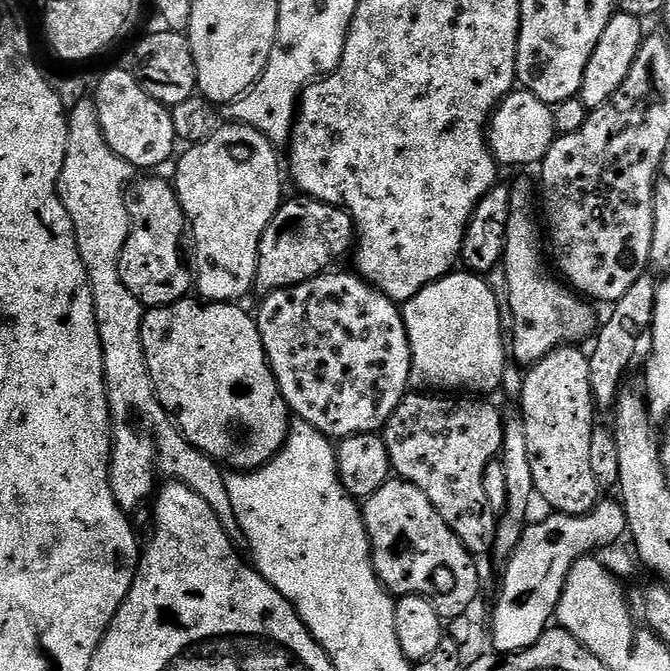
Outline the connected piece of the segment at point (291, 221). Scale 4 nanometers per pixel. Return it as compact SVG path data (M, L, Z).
M297 195L297 200L285 199L280 209L270 218L270 226L262 234L262 242L258 246L258 262L256 263L255 291L260 294L277 292L290 286L298 286L315 276L323 276L333 267L339 256L349 255L354 244L354 225L352 215L343 208L336 208L321 200L313 200L310 196Z

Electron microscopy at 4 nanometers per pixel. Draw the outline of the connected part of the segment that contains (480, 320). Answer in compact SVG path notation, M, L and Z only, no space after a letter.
M453 270L447 276L425 286L402 305L404 325L412 355L411 387L416 390L453 388L456 394L488 394L502 385L506 367L506 332L500 329L502 305L496 301L487 279L467 270Z

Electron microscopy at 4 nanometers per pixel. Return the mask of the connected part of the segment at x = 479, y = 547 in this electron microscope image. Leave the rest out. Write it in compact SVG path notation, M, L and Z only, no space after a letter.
M408 394L404 400L390 414L384 423L382 435L386 442L386 450L390 454L392 472L399 479L408 480L442 514L446 526L454 530L454 534L471 552L473 557L481 558L487 552L491 553L496 541L497 513L486 502L486 489L482 486L482 474L486 466L497 459L500 449L504 447L504 421L505 417L492 404L487 404L484 398L452 398L456 400L443 400L440 394Z

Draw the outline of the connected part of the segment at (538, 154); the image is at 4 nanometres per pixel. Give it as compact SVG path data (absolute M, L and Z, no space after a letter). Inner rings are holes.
M513 90L496 107L486 129L488 149L497 165L532 164L539 165L550 146L557 138L554 114L549 105L543 104L534 94L523 90Z

